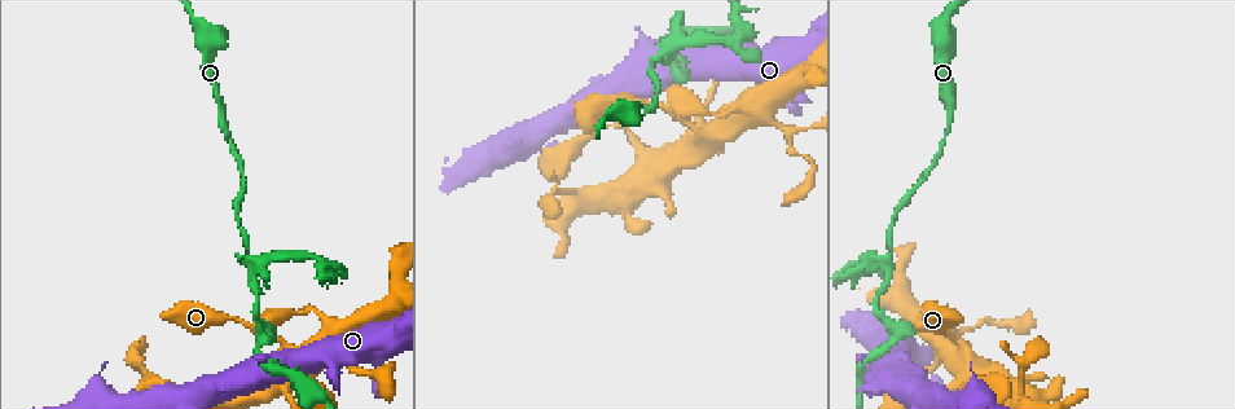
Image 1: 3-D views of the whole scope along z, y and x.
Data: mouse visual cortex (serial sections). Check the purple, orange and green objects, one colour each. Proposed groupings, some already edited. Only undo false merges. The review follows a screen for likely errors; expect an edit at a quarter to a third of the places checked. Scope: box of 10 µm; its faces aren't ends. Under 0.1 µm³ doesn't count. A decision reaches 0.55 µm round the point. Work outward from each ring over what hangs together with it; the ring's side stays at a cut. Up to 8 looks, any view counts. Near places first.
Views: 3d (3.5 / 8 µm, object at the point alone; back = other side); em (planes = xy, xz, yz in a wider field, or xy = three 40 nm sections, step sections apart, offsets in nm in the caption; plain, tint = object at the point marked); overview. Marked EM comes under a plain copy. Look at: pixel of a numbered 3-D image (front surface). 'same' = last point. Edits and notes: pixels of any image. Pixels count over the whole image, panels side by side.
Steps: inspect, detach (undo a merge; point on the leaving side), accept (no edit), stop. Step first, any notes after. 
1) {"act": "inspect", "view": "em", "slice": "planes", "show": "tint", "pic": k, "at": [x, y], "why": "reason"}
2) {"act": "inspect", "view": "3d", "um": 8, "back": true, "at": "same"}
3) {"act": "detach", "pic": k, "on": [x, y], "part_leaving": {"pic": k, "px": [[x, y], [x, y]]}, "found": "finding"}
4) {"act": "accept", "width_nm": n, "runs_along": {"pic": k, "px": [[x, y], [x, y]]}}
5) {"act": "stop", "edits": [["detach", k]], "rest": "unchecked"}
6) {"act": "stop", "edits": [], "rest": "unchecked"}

{"act": "inspect", "view": "3d", "um": 3.5, "pic": 1, "at": [253, 330], "why": "a fork"}

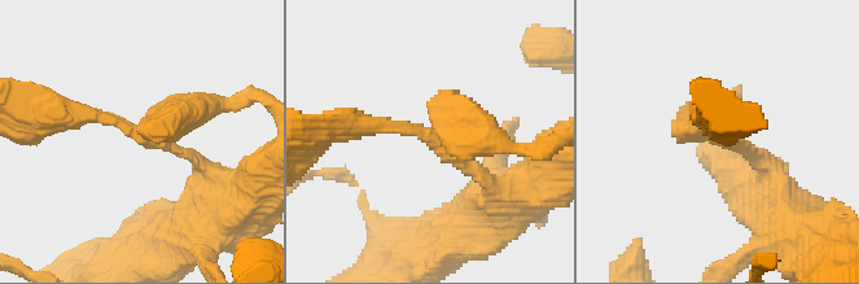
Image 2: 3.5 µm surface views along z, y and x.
{"act": "inspect", "view": "em", "slice": "xy", "step": 5, "show": "tint", "pic": 2, "at": [139, 135], "why": "now the EM"}

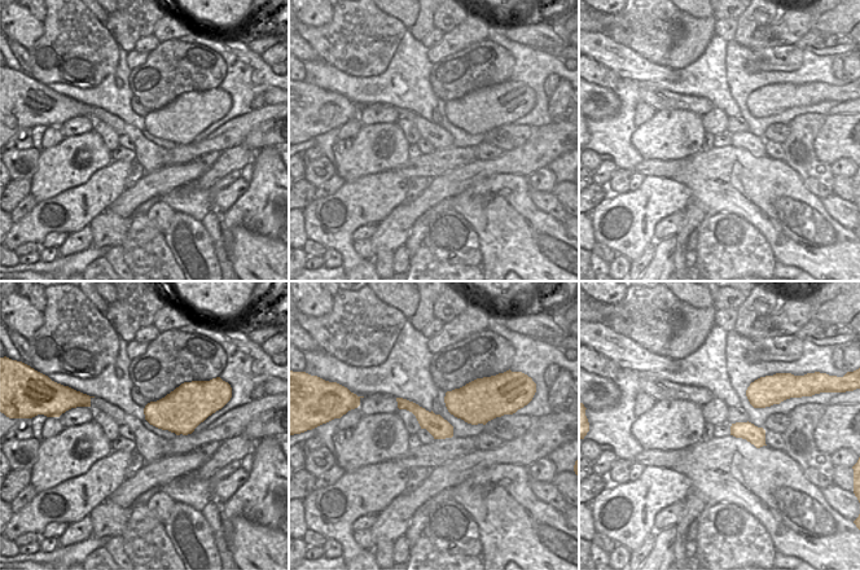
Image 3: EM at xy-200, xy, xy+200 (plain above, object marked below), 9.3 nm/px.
{"act": "accept", "runs_along": {"pic": 2, "px": [[351, 125], [430, 135], [494, 188]]}, "found": "continuous, no second cell"}

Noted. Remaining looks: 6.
{"act": "inspect", "view": "3d", "um": 3.5, "pic": 1, "at": [253, 269], "why": "side arm on a straight run"}

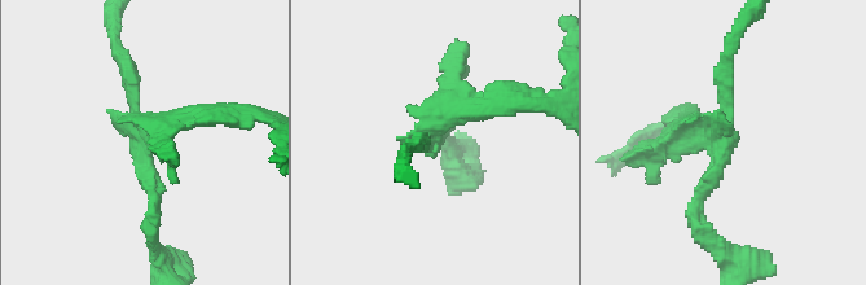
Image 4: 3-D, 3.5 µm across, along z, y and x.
{"act": "inspect", "view": "em", "slice": "xy", "step": 2, "show": "tint", "pic": 4, "at": [724, 146]}

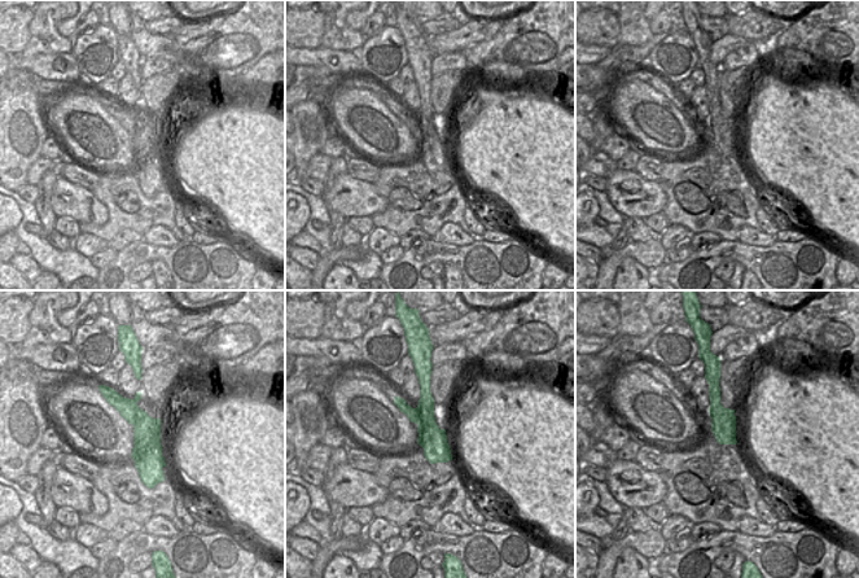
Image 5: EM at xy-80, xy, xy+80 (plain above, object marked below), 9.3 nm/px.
{"act": "accept", "runs_along": {"pic": 4, "px": [[725, 64], [729, 136], [695, 223]]}, "found": "continuous, no second cell"}

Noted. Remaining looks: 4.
{"act": "inspect", "view": "3d", "um": 3.5, "pic": 1, "at": [328, 267], "why": "abrupt turn"}

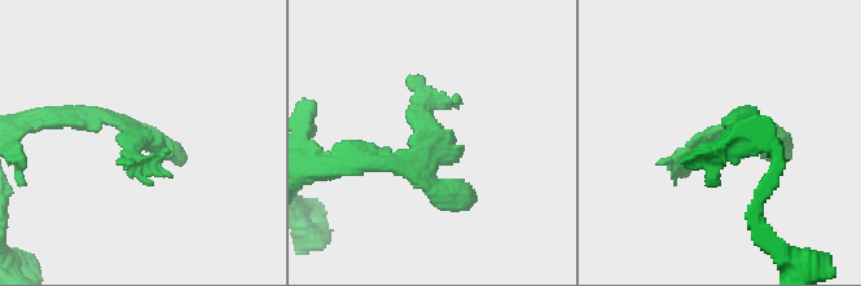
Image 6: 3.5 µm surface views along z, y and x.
{"act": "inspect", "view": "em", "slice": "xy", "step": 2, "show": "tint", "pic": 6, "at": [434, 162], "why": "shape alone is not enough"}

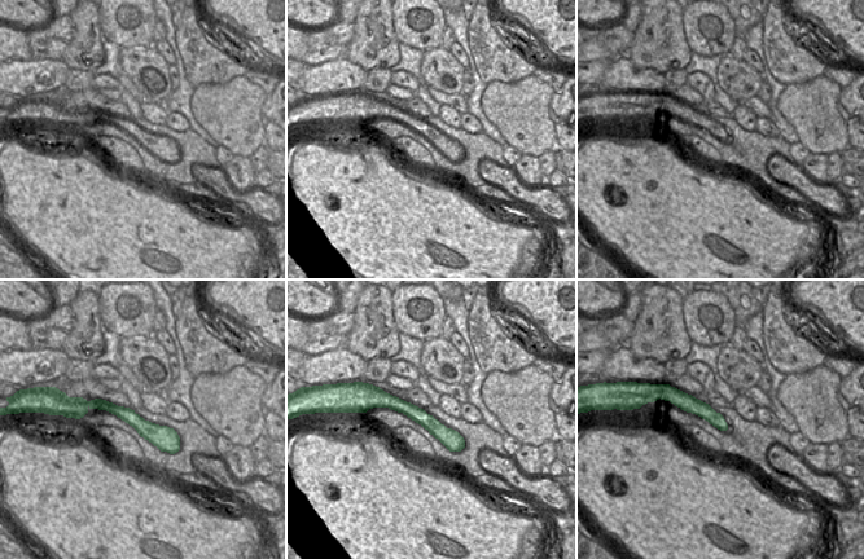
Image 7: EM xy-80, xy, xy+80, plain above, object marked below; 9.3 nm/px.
{"act": "accept", "found": "continuous, no second cell"}

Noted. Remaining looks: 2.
{"act": "stop", "edits": [], "rest": "unchecked"}

